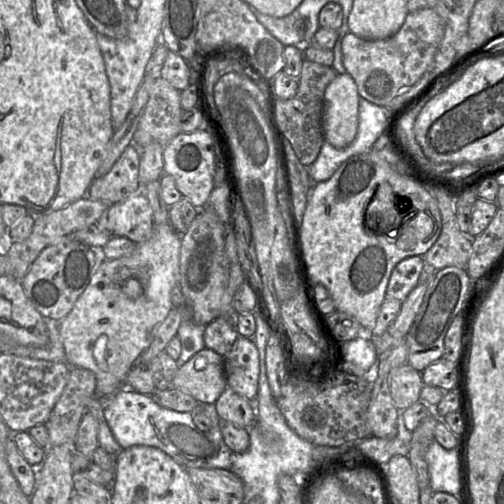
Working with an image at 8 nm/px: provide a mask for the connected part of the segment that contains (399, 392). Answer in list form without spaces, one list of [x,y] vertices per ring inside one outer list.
[[[405,363],[392,372],[390,391],[395,406],[401,412],[420,401],[424,383],[421,372]]]

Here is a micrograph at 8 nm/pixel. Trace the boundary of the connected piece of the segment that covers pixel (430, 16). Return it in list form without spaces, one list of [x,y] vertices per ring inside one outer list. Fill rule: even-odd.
[[[432,8],[409,12],[393,36],[367,40],[349,32],[342,39],[342,59],[361,98],[385,107],[399,92],[414,85],[427,71],[444,36],[444,20]]]

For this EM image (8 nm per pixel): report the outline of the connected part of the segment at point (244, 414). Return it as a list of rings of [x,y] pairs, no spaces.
[[[227,386],[215,402],[219,418],[229,421],[237,427],[249,430],[255,422],[255,407],[253,403]]]

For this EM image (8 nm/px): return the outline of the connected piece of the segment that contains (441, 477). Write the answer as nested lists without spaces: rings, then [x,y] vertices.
[[[433,440],[426,453],[426,461],[432,491],[449,493],[462,503],[457,445],[447,450]]]

